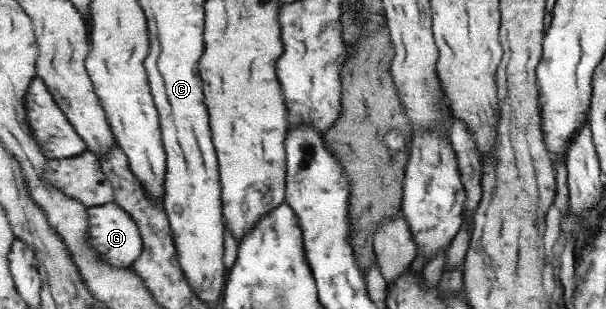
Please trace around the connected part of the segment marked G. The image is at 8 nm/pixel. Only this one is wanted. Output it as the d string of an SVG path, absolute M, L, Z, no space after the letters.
M109 203L103 206L88 207L90 216L91 232L88 235L88 242L91 246L96 246L96 254L110 266L120 266L120 268L131 268L144 252L143 236L140 232L139 224L132 218L128 211L124 211L118 204Z

